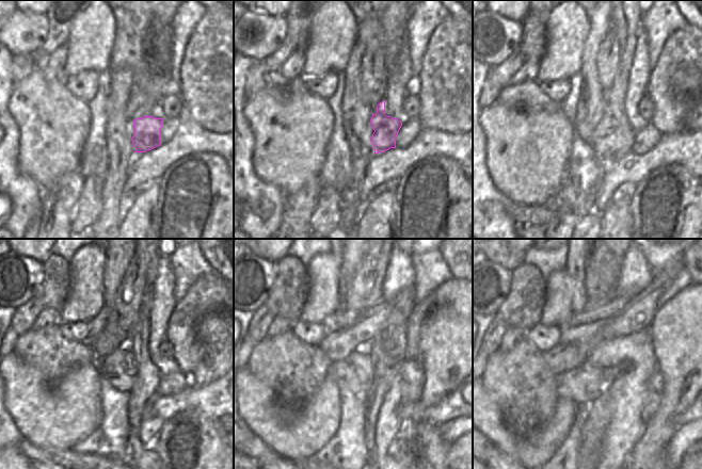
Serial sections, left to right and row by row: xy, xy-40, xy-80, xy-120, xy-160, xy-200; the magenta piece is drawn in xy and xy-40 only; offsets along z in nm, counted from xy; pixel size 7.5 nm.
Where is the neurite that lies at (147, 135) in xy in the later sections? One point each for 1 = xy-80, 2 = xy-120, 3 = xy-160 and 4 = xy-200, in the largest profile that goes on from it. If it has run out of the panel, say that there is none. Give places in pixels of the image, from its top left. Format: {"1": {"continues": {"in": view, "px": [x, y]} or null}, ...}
{"1": {"continues": {"in": "xy-80", "px": [621, 142]}}, "2": {"continues": {"in": "xy-120", "px": [143, 383]}}, "3": {"continues": {"in": "xy-160", "px": [385, 366]}}, "4": {"continues": {"in": "xy-200", "px": [579, 388]}}}

